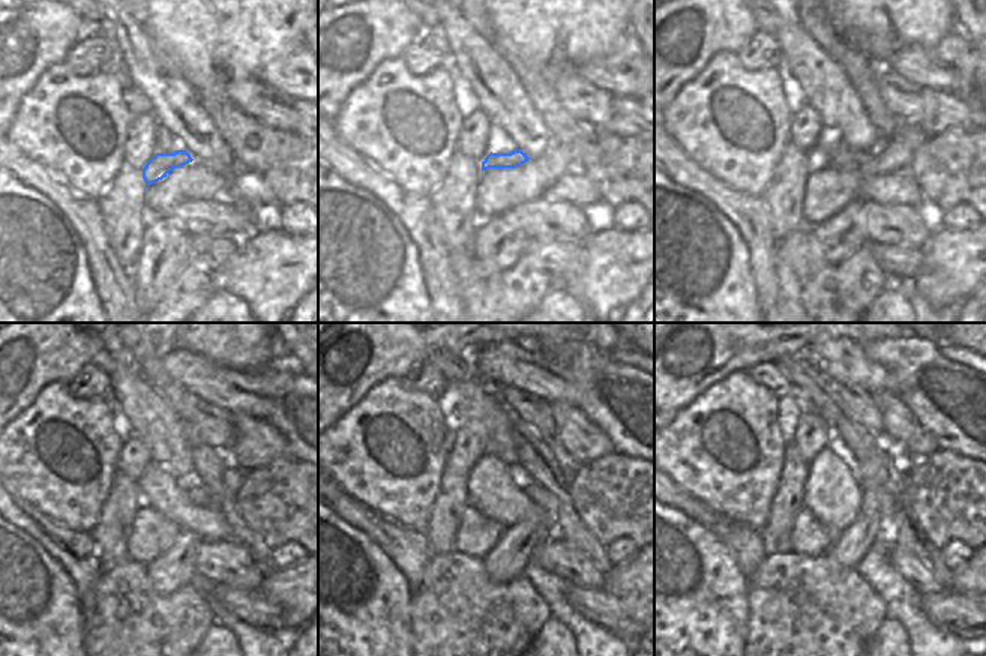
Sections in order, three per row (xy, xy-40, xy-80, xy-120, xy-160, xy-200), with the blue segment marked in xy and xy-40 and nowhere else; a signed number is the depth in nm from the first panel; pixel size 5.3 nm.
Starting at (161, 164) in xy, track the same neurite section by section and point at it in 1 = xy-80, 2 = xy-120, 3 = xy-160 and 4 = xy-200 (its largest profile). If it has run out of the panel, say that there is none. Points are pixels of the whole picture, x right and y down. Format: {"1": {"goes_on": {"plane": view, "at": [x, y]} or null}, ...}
{"1": {"goes_on": {"plane": "xy-80", "at": [845, 158]}}, "2": {"goes_on": {"plane": "xy-120", "at": [198, 494]}}, "3": {"goes_on": {"plane": "xy-160", "at": [538, 494]}}, "4": {"goes_on": {"plane": "xy-200", "at": [886, 502]}}}

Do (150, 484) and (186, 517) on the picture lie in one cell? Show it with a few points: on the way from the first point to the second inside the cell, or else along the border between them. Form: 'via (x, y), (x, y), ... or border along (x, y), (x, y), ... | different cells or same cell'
via (159, 490), (177, 508) | same cell

